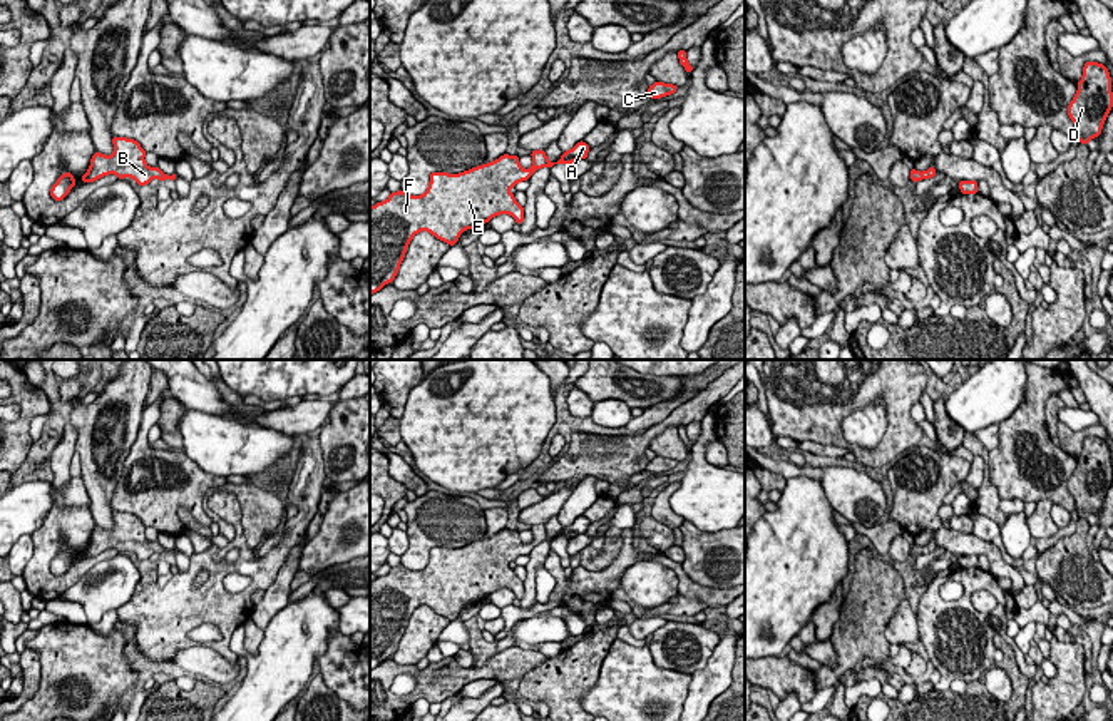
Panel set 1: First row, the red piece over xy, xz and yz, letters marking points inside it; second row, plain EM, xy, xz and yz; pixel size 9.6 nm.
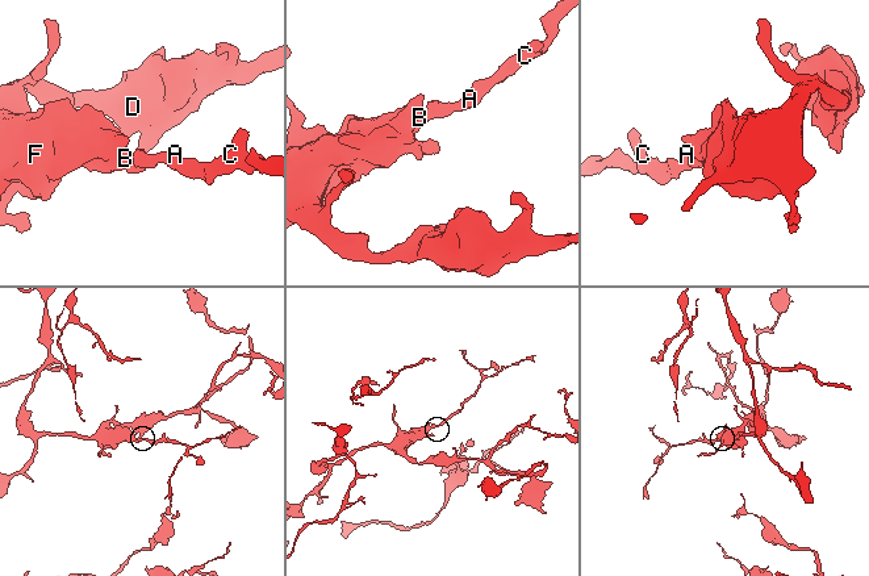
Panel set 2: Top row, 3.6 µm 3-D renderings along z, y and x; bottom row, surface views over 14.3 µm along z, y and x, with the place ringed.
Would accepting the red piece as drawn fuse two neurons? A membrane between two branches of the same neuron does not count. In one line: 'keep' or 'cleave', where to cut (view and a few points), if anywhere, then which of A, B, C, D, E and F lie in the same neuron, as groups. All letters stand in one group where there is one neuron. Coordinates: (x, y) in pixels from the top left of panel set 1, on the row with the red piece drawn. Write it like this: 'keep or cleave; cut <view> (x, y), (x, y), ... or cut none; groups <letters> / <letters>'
keep; cut none; groups A B C D E F

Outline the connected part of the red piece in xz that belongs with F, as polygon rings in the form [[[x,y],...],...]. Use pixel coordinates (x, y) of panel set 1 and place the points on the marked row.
[[[579,141],[571,151],[562,152],[557,162],[551,162],[542,149],[532,151],[531,169],[522,169],[517,156],[504,154],[489,164],[459,174],[432,172],[428,189],[422,196],[410,196],[402,189],[390,192],[387,201],[370,207],[370,294],[395,279],[410,241],[420,231],[428,231],[437,239],[454,246],[465,229],[479,229],[499,214],[510,214],[517,224],[522,224],[524,207],[509,189],[521,181],[529,181],[541,167],[569,166],[586,159],[589,149],[586,142]]]

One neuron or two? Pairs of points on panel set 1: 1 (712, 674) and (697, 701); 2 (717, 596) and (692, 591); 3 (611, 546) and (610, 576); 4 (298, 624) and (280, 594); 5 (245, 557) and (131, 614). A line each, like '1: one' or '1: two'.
1: one
2: one
3: two
4: two
5: one

